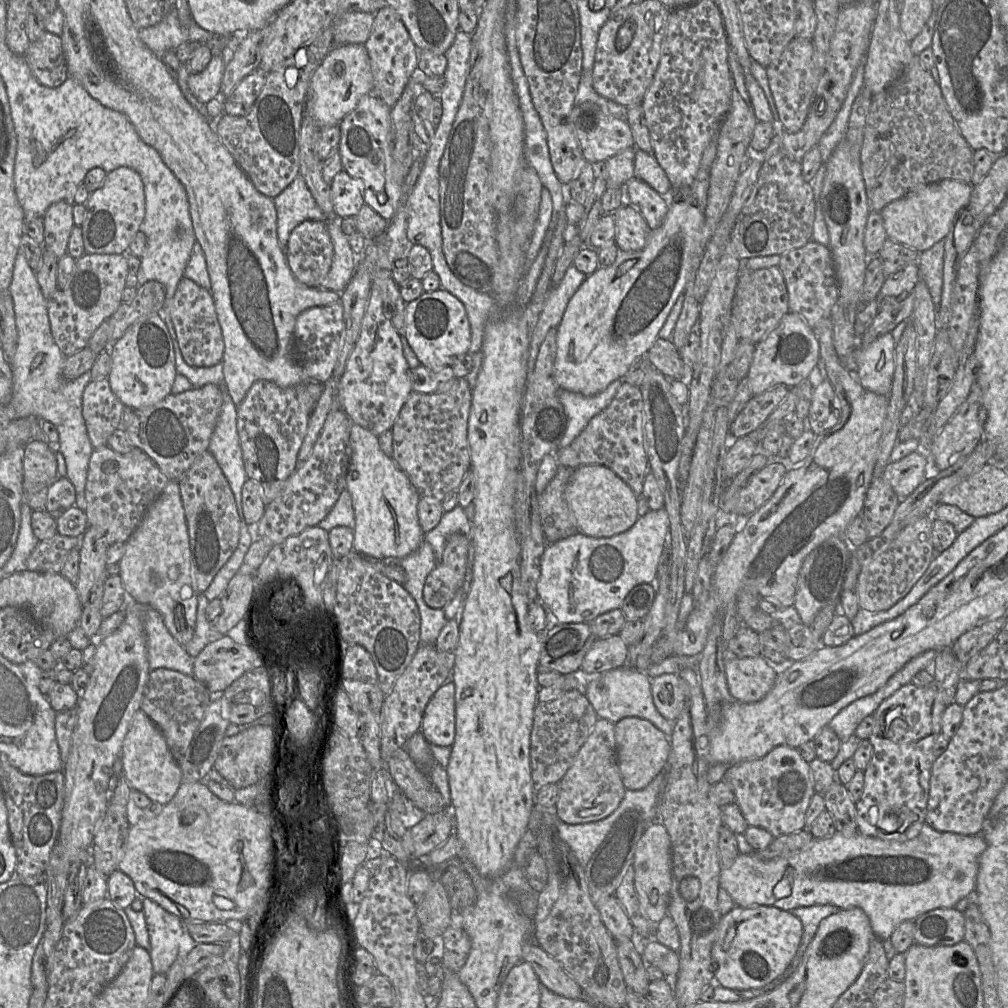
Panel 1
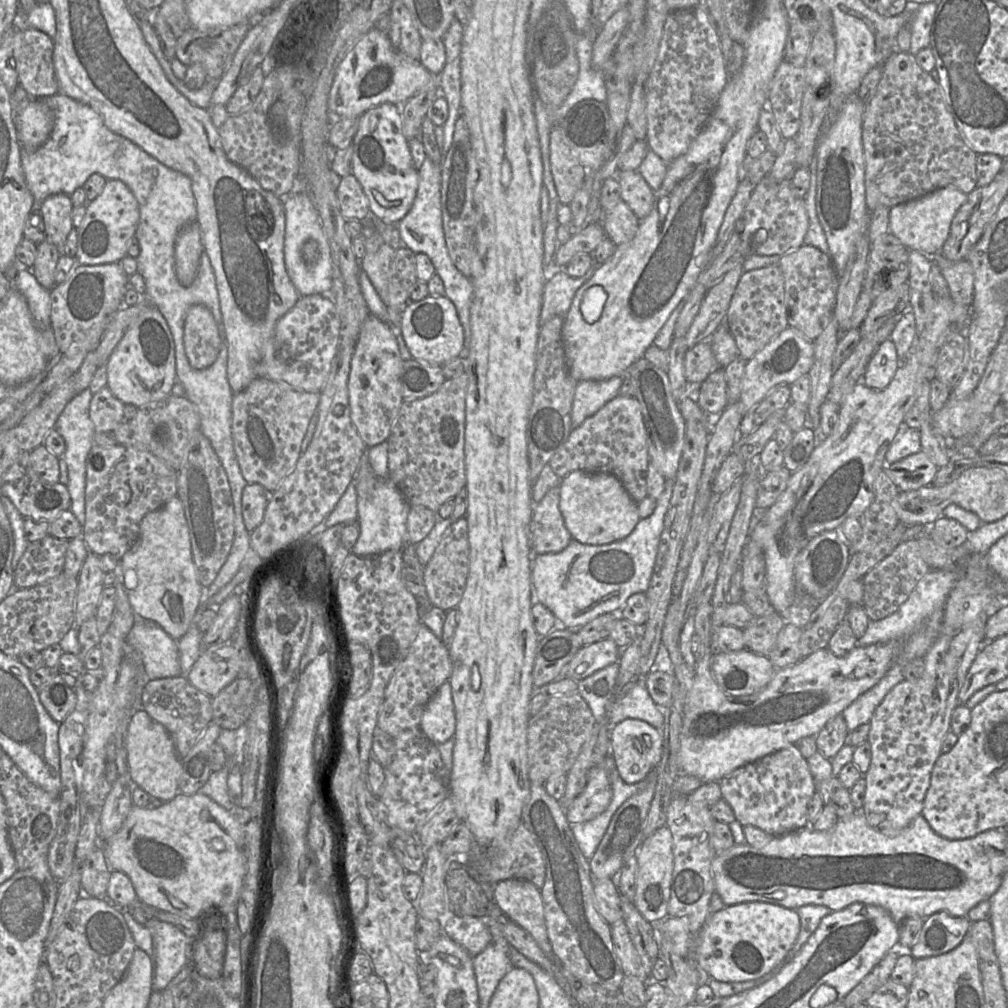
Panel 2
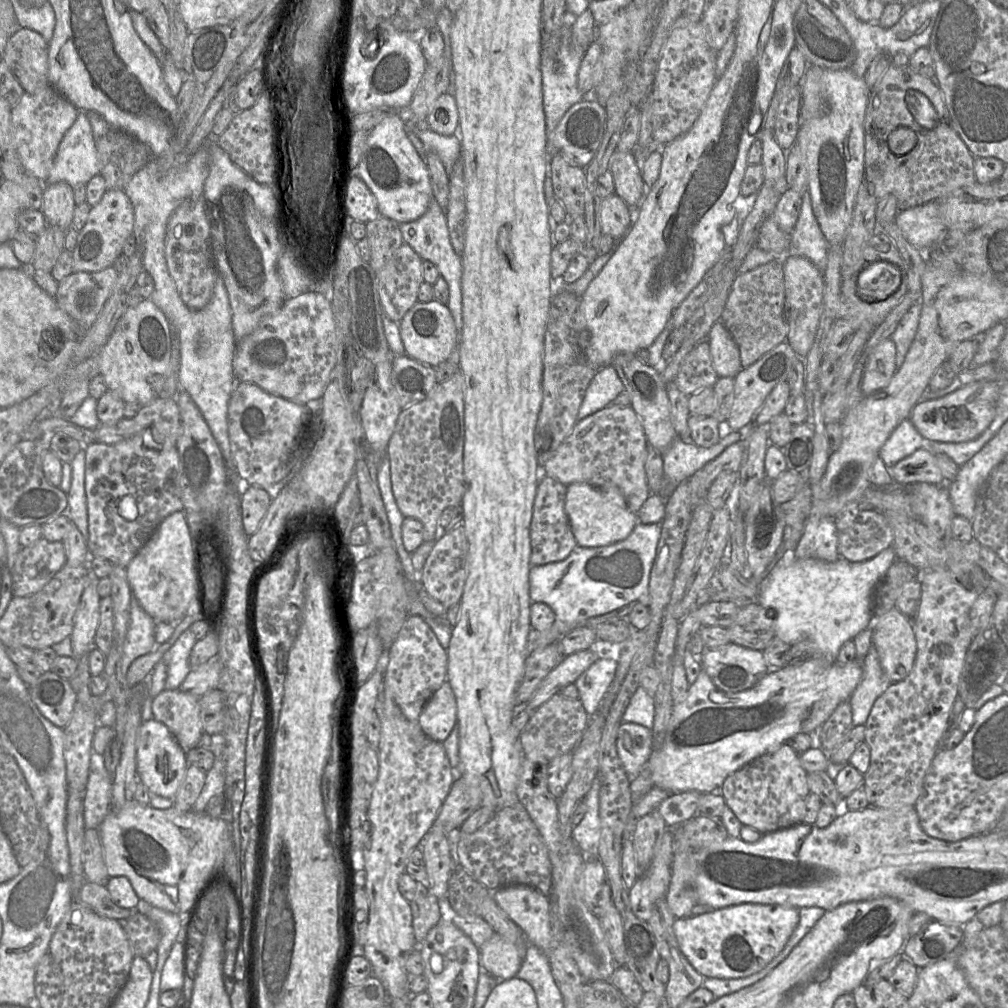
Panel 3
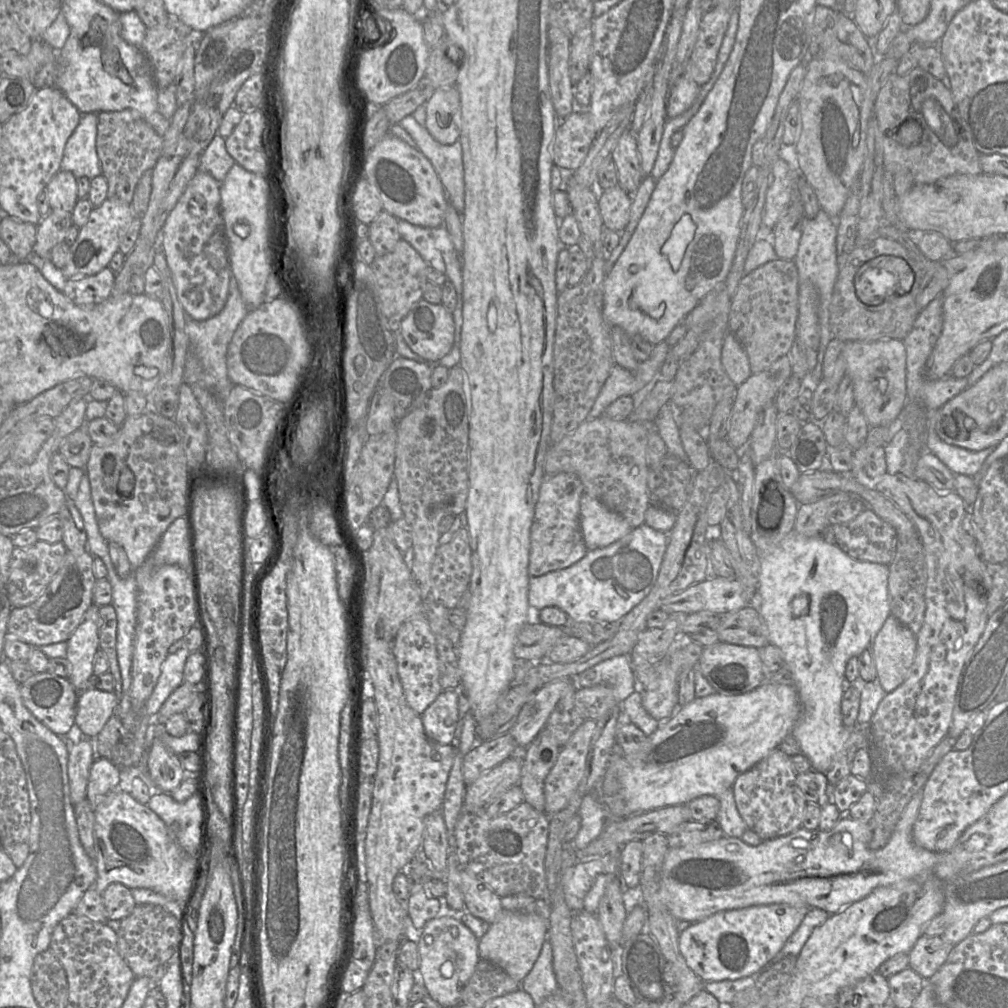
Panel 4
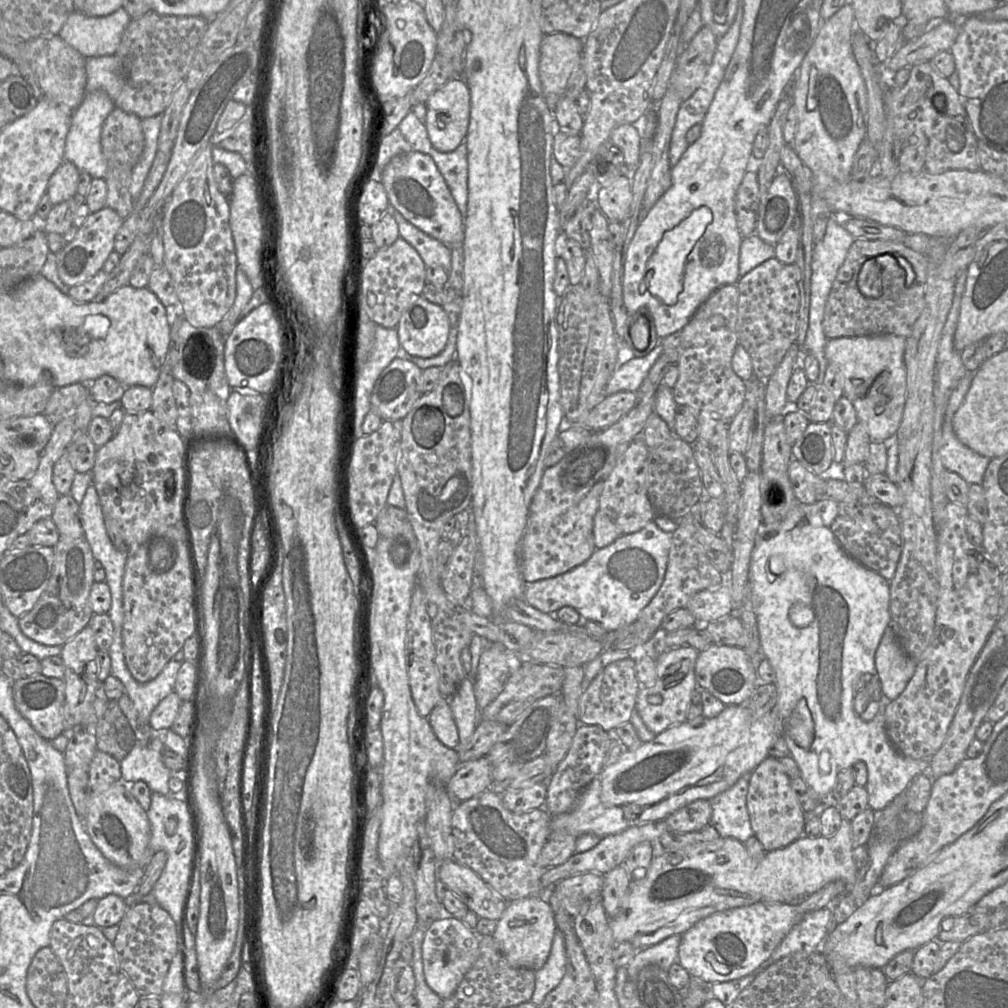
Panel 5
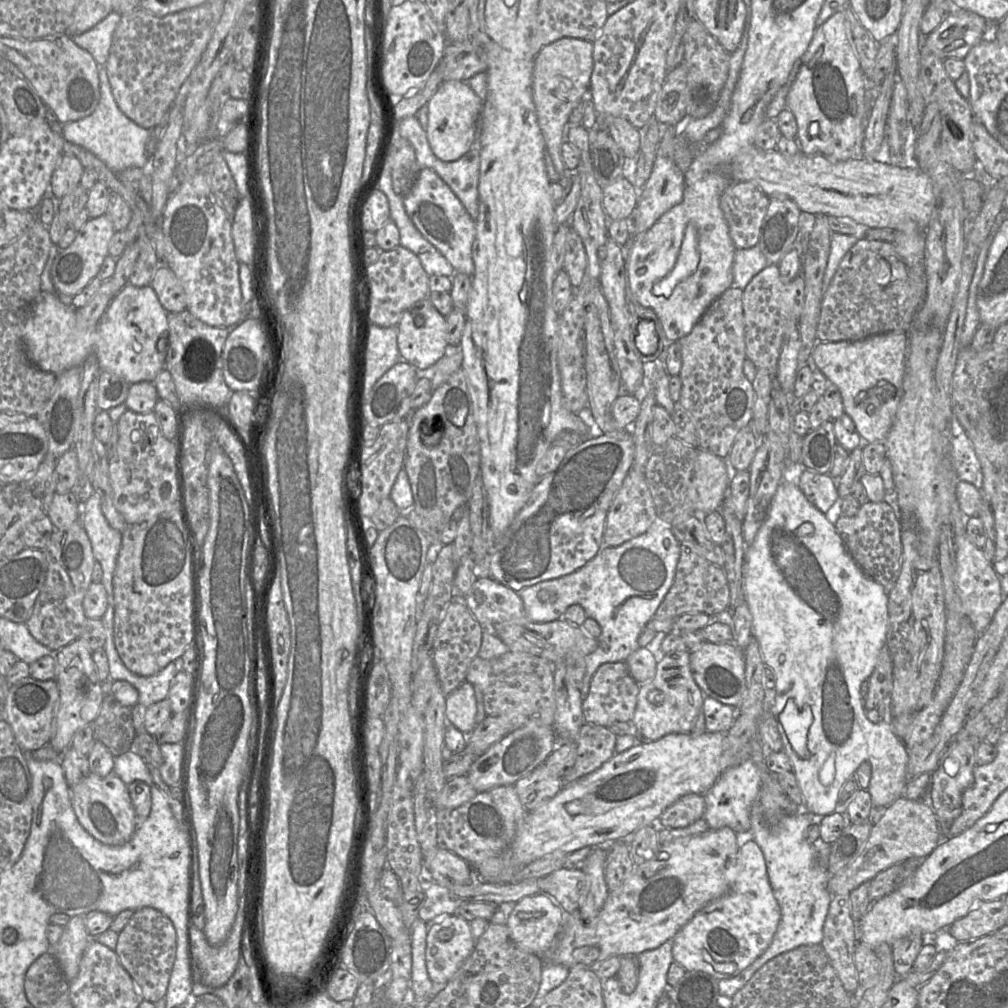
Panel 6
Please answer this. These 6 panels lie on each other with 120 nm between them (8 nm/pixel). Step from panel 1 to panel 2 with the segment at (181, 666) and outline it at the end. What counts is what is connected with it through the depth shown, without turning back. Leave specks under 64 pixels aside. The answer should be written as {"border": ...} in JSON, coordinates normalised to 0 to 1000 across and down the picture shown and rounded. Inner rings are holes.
{"border":[[[136,613],[125,631],[127,644],[137,648],[148,675],[181,670],[176,636],[147,616]]]}

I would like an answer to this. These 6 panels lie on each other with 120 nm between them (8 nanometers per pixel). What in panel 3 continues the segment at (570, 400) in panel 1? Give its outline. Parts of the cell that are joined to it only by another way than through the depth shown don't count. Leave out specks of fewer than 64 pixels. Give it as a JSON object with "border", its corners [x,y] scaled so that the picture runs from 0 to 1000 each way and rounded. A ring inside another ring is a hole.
{"border":[[[607,362],[597,364],[581,386],[572,417],[575,418],[602,404],[619,387],[619,382],[611,366]]]}

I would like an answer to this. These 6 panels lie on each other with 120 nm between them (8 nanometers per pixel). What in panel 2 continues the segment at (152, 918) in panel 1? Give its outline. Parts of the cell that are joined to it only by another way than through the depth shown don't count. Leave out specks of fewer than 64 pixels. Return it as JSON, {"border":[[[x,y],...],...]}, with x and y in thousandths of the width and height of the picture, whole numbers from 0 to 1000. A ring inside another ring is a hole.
{"border":[[[147,912],[144,919],[151,927],[154,944],[152,982],[162,983],[188,954],[185,947],[188,931],[172,917],[157,912]]]}

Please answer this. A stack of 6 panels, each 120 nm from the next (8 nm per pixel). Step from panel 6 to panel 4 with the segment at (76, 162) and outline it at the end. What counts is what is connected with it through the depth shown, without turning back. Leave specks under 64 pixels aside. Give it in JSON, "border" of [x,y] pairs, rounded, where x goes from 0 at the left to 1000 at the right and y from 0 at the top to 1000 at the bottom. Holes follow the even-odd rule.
{"border":[[[59,169],[45,186],[51,209],[71,211],[78,198],[76,177],[69,170]]]}

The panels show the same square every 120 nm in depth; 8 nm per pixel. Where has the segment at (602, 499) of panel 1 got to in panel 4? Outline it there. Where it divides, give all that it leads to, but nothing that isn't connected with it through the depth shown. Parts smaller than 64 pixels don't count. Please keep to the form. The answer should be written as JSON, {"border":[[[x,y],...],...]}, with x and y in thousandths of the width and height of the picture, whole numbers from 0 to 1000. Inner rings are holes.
{"border":[[[580,488],[575,494],[575,520],[583,546],[602,543],[628,525],[616,511]]]}

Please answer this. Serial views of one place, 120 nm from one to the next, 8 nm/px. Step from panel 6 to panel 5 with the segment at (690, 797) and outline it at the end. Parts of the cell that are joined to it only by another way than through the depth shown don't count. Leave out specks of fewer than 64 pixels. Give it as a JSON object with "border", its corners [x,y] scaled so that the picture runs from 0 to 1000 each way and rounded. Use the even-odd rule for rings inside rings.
{"border":[[[692,793],[662,810],[660,815],[665,823],[686,825],[703,817],[705,809],[704,795]]]}

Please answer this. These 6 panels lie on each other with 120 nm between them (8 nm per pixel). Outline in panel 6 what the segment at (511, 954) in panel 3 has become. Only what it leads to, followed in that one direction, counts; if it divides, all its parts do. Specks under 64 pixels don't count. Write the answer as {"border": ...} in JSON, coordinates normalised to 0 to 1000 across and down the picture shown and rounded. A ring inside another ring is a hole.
{"border":[[[534,886],[522,889],[511,896],[503,911],[502,919],[508,934],[516,941],[539,949],[550,938],[560,912],[561,906],[549,893],[540,886]]]}

